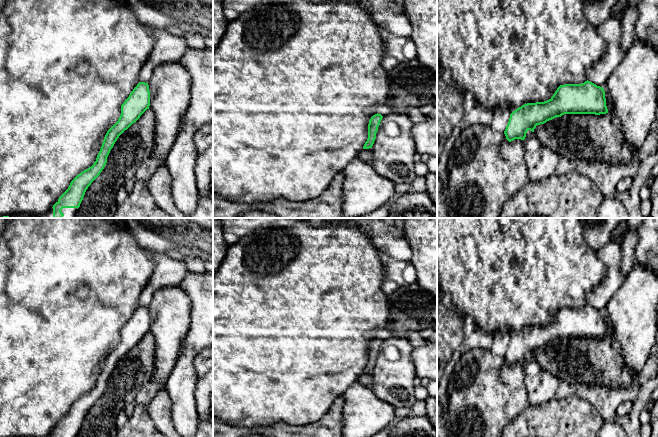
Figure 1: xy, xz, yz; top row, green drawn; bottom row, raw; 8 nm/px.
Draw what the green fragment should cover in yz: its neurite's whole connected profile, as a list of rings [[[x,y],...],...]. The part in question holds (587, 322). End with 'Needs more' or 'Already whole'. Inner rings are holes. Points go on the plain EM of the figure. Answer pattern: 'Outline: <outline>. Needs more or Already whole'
Outline: [[[585,305],[582,308],[565,308],[560,309],[553,320],[544,326],[527,327],[517,332],[510,338],[510,342],[504,358],[506,363],[511,366],[515,363],[524,364],[528,354],[534,356],[537,349],[544,348],[556,341],[564,338],[606,338],[608,333],[606,330],[605,315],[596,308]]]. Already whole

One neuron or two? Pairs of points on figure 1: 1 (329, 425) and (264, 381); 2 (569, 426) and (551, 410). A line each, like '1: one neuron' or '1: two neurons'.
1: two neurons
2: one neuron

